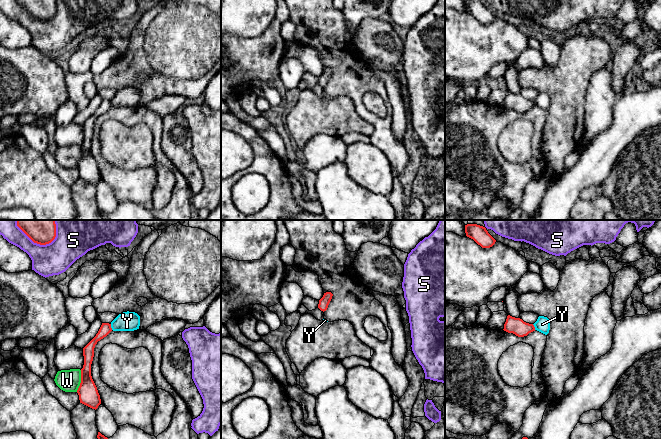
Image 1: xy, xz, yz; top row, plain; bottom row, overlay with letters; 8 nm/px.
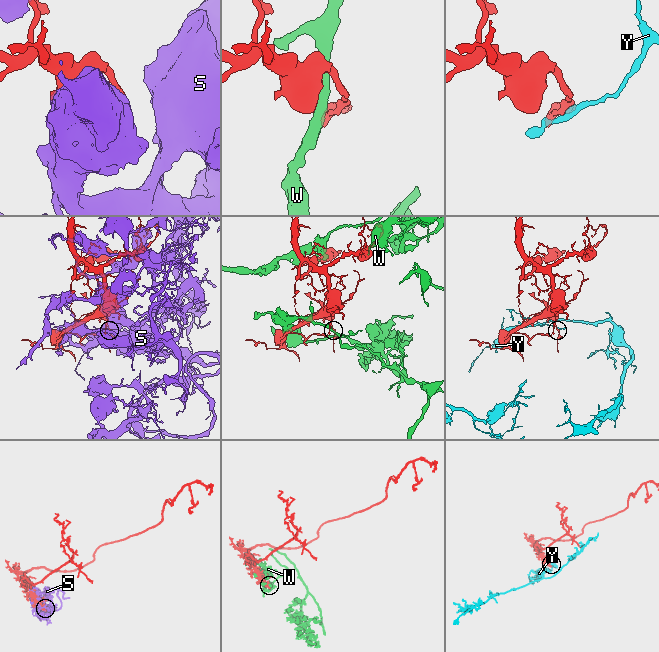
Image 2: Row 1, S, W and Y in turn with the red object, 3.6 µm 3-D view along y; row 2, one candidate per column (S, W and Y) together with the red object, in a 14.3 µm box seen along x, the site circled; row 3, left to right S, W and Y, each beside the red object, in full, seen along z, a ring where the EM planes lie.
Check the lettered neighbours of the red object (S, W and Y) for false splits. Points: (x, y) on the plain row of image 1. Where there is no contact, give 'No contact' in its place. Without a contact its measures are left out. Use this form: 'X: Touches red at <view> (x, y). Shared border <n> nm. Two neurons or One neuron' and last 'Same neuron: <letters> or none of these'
S: Touches red at xy (36, 18). Shared border 340 nm. Two neurons
W: Touches red at xy (81, 157). Shared border 180 nm. Two neurons
Y: Touches red at xy (110, 103). Shared border 50 nm. Two neurons
Same neuron: none of these

